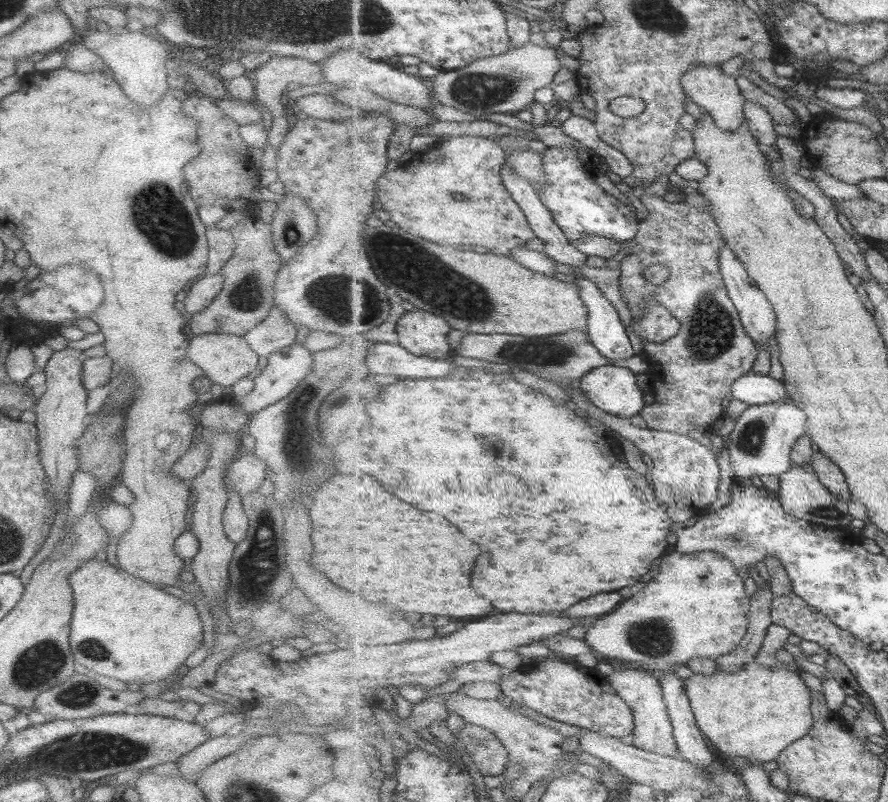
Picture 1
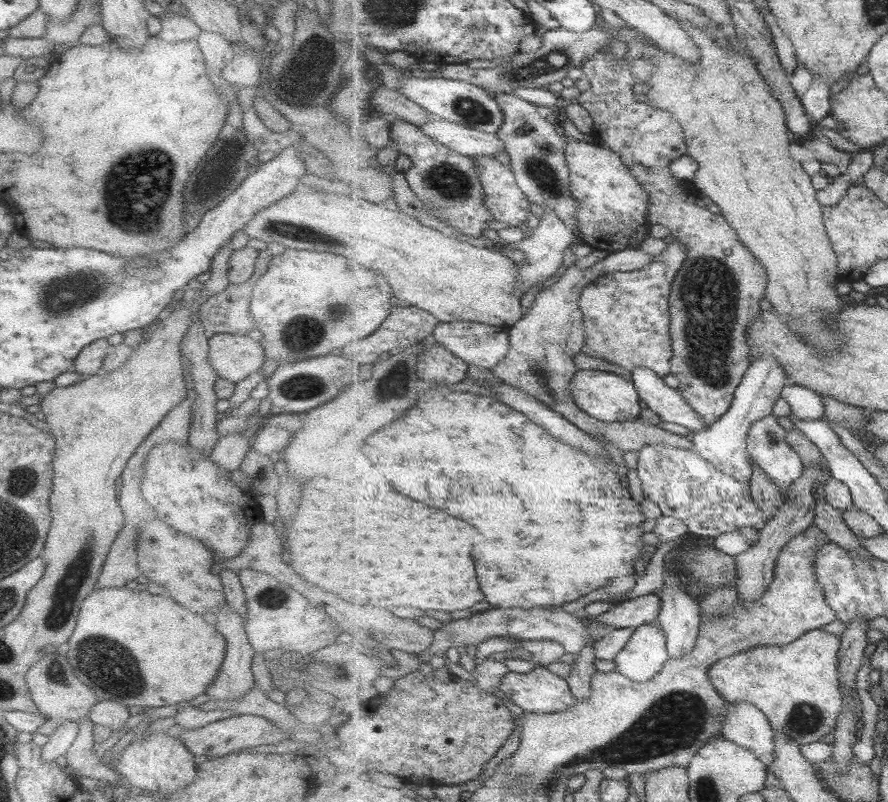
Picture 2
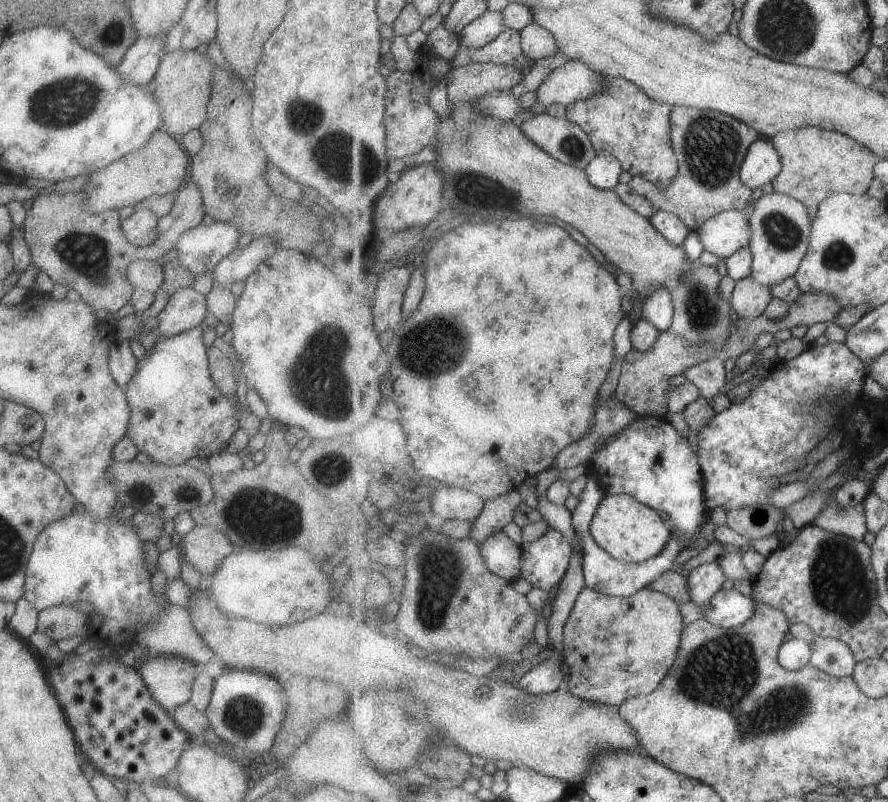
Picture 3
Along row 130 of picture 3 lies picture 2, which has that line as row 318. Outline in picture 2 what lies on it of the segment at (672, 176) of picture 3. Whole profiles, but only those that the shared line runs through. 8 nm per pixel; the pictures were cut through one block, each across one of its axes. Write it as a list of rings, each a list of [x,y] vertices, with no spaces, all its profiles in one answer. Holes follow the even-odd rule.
[[[675,241],[647,266],[632,271],[615,271],[586,286],[579,297],[580,307],[584,314],[584,325],[587,328],[587,346],[583,353],[622,366],[630,372],[633,372],[635,367],[646,366],[660,377],[671,374],[674,347],[670,331],[670,296],[679,269],[686,258],[686,246]]]

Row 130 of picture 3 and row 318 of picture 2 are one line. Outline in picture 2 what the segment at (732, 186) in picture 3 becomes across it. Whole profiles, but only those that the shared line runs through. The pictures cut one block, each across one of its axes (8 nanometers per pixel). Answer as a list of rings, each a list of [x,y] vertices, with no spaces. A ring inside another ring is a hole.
[[[610,51],[598,52],[597,54],[591,55],[583,67],[581,68],[584,72],[584,77],[590,82],[590,88],[587,91],[580,93],[576,102],[590,113],[593,120],[593,128],[600,136],[600,143],[603,147],[613,150],[615,153],[623,157],[623,162],[626,163],[627,168],[631,171],[631,174],[640,182],[643,190],[646,190],[648,194],[648,205],[649,212],[648,221],[650,224],[661,224],[661,226],[670,229],[670,235],[676,238],[676,242],[684,244],[686,246],[687,258],[683,263],[683,266],[679,269],[678,276],[672,286],[672,292],[670,296],[670,313],[671,313],[671,324],[670,331],[672,334],[672,346],[674,347],[674,357],[671,359],[672,374],[681,382],[678,390],[684,396],[684,399],[706,420],[706,423],[711,426],[714,422],[717,422],[719,418],[725,414],[734,401],[734,394],[741,381],[744,379],[745,373],[749,370],[752,364],[750,360],[750,352],[752,351],[751,345],[747,344],[747,330],[753,322],[753,318],[757,320],[759,312],[761,312],[761,306],[759,302],[763,299],[767,299],[767,285],[768,276],[765,267],[755,258],[755,255],[739,240],[738,232],[735,232],[733,226],[727,222],[727,219],[721,214],[709,212],[705,207],[698,206],[695,204],[697,198],[701,194],[692,182],[685,179],[677,178],[671,170],[671,165],[675,160],[687,155],[687,144],[686,144],[686,132],[681,126],[681,123],[674,117],[674,114],[669,112],[663,112],[663,110],[657,110],[649,102],[639,102],[635,92],[633,92],[633,86],[635,84],[646,83],[651,78],[651,72],[655,70],[653,66],[654,62],[647,58],[645,52],[642,57],[633,59],[632,61],[626,61],[624,57],[622,59],[614,58]]]

